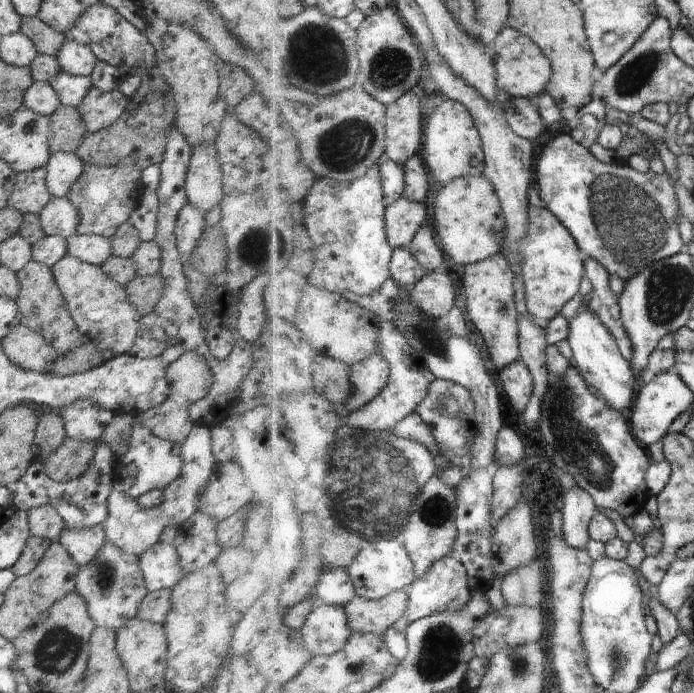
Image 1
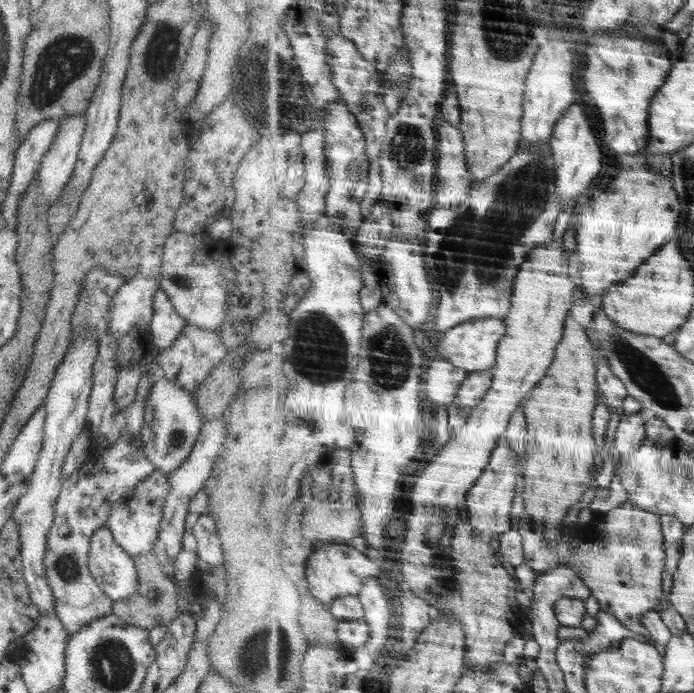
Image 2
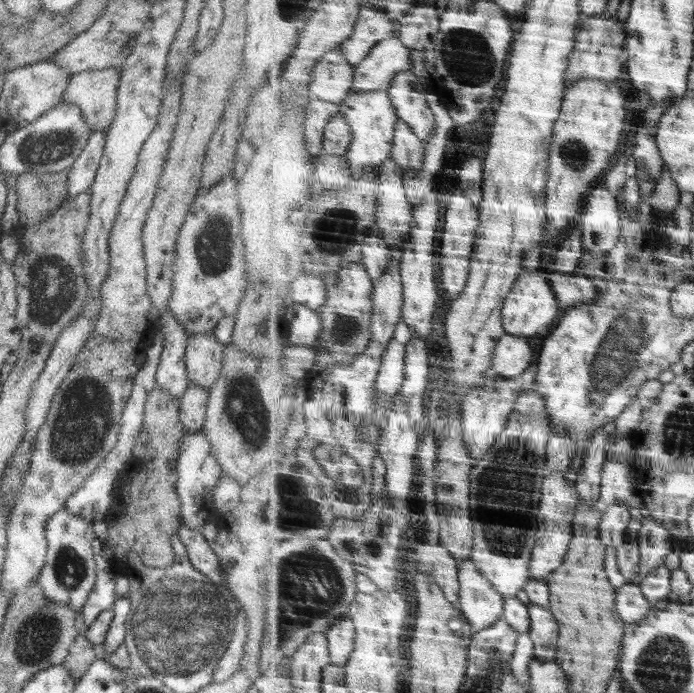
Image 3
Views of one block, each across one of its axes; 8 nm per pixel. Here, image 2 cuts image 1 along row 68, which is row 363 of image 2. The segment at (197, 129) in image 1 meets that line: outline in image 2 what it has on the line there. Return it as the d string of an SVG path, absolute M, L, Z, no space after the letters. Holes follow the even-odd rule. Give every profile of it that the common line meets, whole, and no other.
M187 324L170 348L162 349L158 356L160 375L164 376L176 386L182 387L190 393L195 393L201 382L208 378L213 368L226 356L228 348L223 343L219 331L203 330Z

